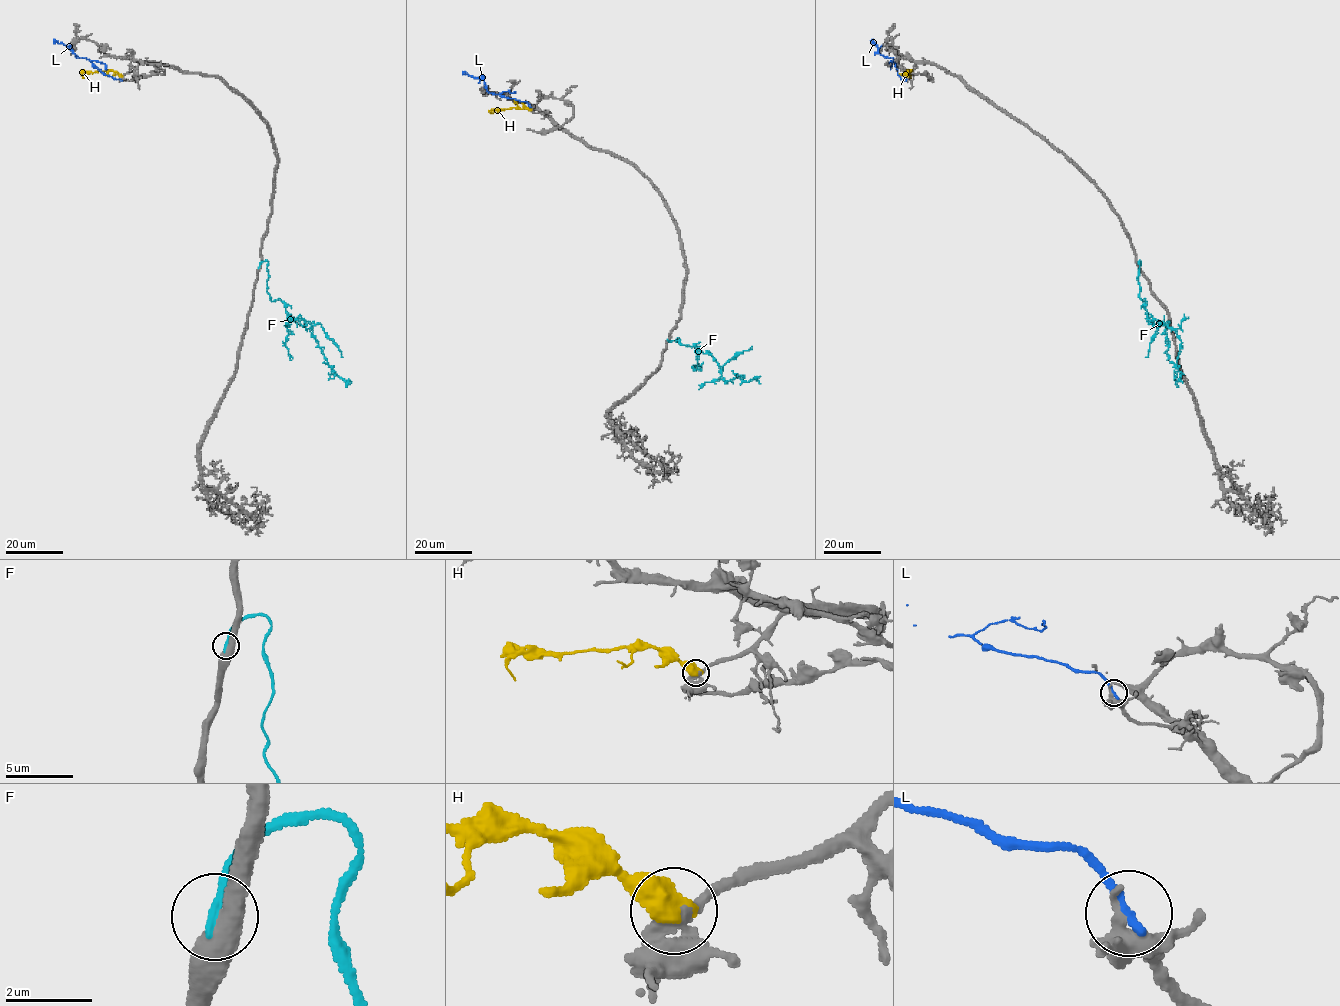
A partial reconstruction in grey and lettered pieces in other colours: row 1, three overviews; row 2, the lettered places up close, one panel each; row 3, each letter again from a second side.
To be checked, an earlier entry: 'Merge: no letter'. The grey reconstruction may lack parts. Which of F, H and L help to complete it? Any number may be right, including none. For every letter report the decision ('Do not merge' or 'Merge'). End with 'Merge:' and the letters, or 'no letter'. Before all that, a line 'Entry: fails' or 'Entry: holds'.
Entry: fails
F: Do not merge
H: Merge
L: Do not merge
Merge: H

